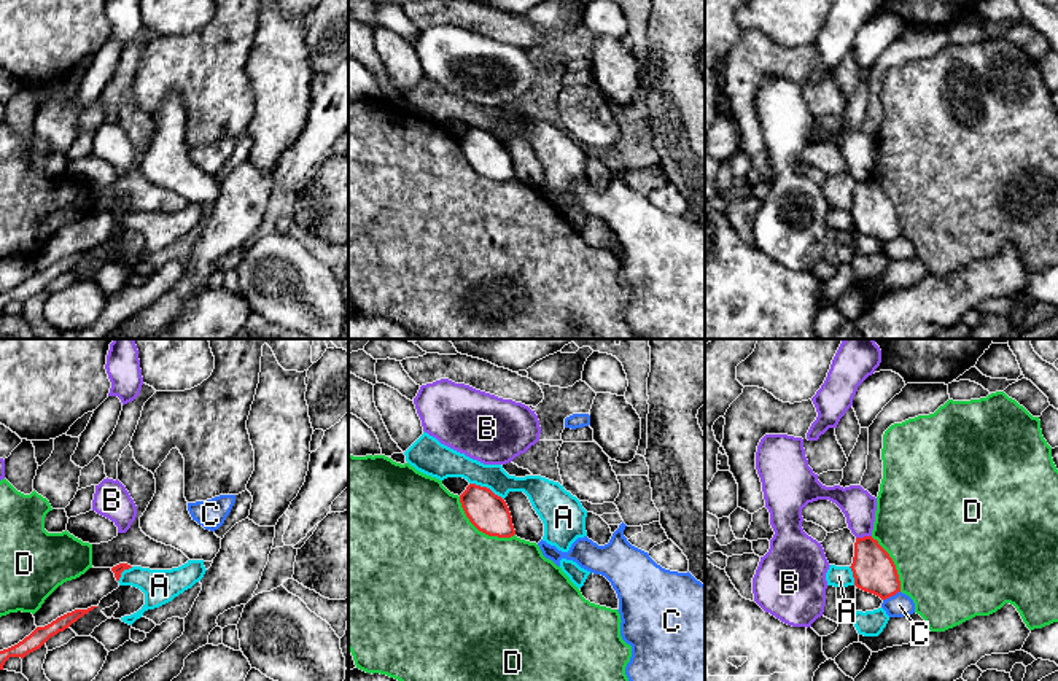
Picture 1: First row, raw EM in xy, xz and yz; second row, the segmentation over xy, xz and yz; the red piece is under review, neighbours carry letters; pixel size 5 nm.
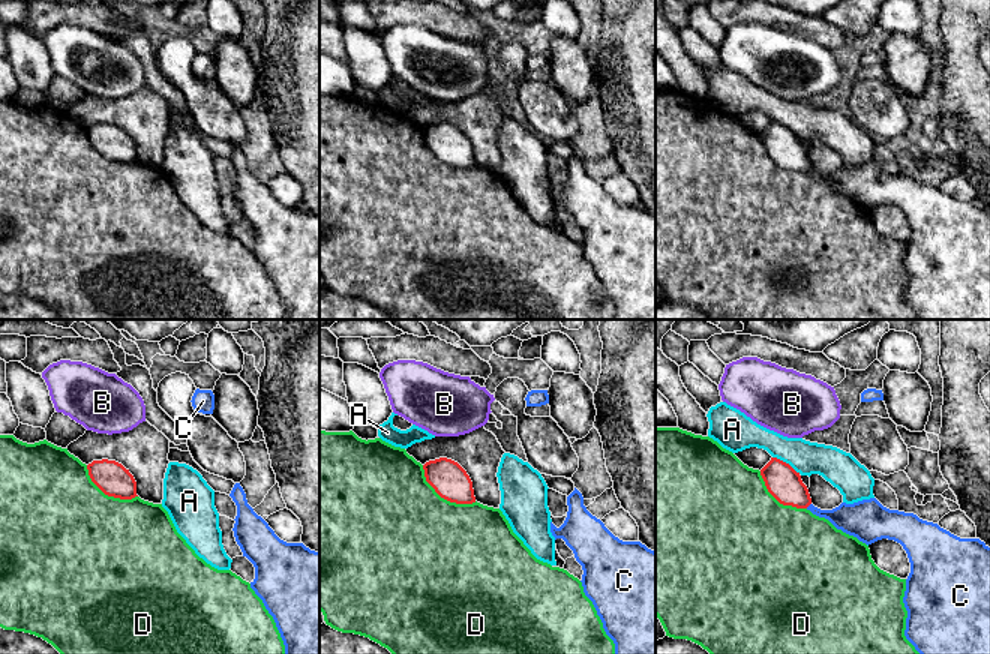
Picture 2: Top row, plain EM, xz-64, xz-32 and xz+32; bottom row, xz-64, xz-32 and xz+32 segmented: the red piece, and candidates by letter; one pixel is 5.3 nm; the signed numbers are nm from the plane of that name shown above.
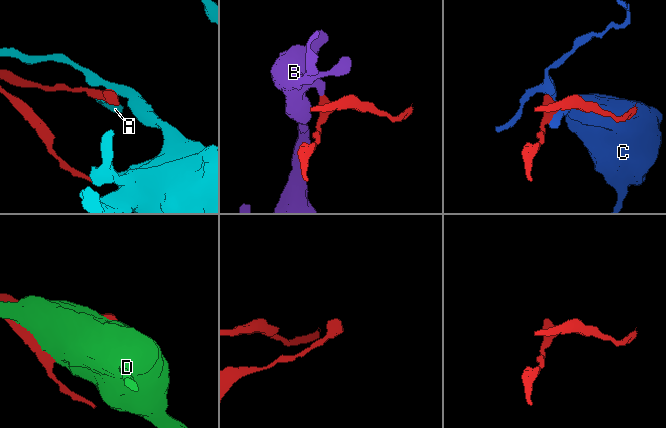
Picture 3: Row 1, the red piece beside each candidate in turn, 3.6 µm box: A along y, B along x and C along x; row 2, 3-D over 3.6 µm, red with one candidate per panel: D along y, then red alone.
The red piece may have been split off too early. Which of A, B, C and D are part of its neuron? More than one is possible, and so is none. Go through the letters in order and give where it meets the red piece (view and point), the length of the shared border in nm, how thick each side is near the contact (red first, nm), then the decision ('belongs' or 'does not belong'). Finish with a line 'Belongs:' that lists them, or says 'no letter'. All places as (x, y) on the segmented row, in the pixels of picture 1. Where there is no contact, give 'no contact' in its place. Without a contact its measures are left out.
A: meets red in xz at (486, 487); contact 200 nm long; 200 nm thick on the red side, 160 nm on the other; does not belong
B: meets red in yz at (864, 537); contact 80 nm long; 220 nm thick on the red side, 170 nm on the other; does not belong
C: meets red in yz at (891, 595); contact 100 nm long; 220 nm thick on the red side, 120 nm on the other; does not belong
D: meets red in xz at (481, 530); contact 340 nm long; 200 nm thick on the red side, 480 nm on the other; does not belong
Belongs: no letter

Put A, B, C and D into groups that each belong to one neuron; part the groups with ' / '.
A / B / C / D

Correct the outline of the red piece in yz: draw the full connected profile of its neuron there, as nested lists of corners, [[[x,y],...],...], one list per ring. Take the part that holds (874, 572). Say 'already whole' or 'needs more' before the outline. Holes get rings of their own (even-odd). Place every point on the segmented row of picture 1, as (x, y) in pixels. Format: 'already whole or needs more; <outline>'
already whole; [[[872,536],[856,538],[851,563],[854,586],[886,600],[900,592],[900,581],[889,554]]]

